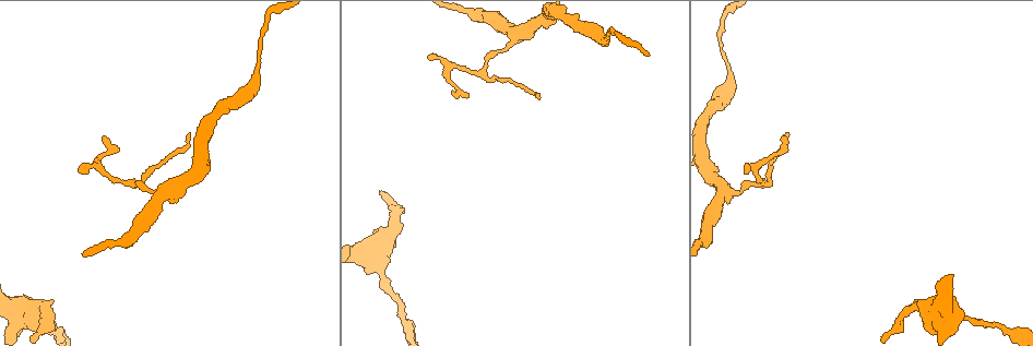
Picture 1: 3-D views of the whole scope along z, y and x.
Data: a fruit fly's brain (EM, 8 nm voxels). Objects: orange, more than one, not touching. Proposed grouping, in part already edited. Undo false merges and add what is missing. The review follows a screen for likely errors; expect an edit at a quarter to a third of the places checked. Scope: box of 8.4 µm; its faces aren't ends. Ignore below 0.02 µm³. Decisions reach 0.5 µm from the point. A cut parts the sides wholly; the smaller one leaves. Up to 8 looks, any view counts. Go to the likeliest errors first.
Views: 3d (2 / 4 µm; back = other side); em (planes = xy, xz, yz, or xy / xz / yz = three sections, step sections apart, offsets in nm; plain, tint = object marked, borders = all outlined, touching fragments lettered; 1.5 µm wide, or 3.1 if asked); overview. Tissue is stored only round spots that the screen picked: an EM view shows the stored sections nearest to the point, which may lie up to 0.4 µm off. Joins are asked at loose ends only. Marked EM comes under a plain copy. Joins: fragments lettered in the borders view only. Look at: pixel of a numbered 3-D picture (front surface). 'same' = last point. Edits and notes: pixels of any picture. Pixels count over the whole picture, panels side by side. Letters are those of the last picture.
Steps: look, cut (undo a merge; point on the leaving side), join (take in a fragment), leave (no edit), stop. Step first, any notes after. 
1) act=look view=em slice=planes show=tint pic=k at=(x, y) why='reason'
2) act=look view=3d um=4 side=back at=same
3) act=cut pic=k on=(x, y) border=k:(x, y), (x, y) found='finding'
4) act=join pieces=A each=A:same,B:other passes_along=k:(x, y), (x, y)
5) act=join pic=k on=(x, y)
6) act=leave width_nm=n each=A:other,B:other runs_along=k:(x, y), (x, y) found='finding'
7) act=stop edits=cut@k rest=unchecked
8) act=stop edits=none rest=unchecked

act=look view=3d um=2 pic=1 at=(787, 134) why='tapers out'

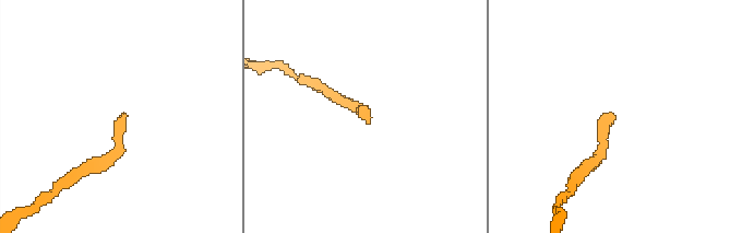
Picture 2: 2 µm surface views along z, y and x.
act=look view=em slice=planes show=borders pic=2 at=(609, 113) why='now the EM'

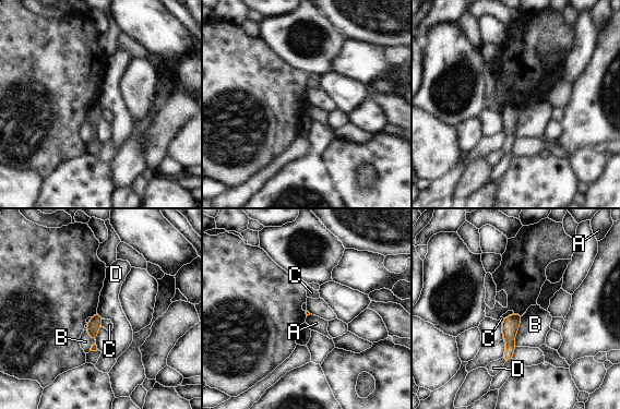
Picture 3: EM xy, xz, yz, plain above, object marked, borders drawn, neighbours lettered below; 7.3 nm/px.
act=leave each=A:other,B:other,C:other,D:other border=3:(97, 311), (103, 317) found='no lettered fragment goes on from it'

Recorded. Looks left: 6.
act=look view=3d um=4 pic=1 at=(747, 170) why='tapers out'

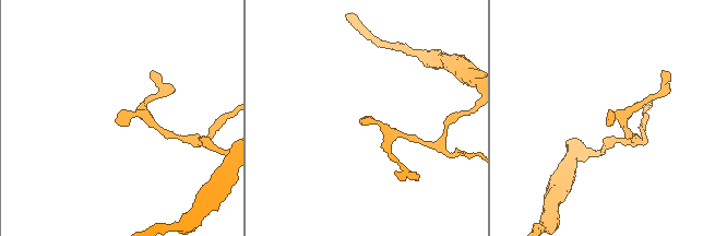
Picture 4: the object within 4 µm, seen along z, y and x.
act=look view=em slice=planes show=borders pic=4 at=(116, 121)

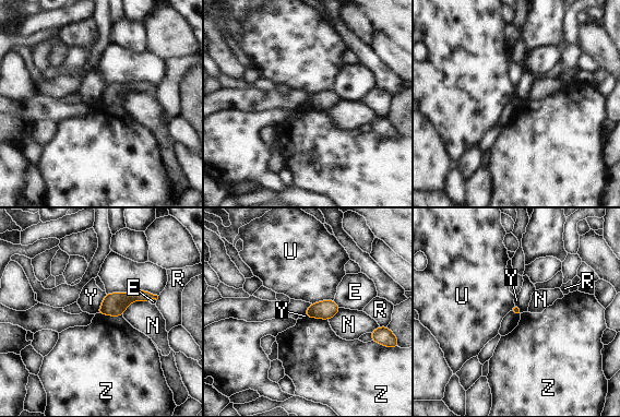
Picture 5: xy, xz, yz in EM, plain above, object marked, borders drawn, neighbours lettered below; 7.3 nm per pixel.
act=leave each=E:other,N:other,R:other,U:other,Y:other,Z:other border=5:(106, 294), (96, 312) found='no lettered fragment goes on from it'

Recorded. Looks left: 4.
act=look view=3d um=4 pic=1 at=(396, 299) why='a narrow waist'

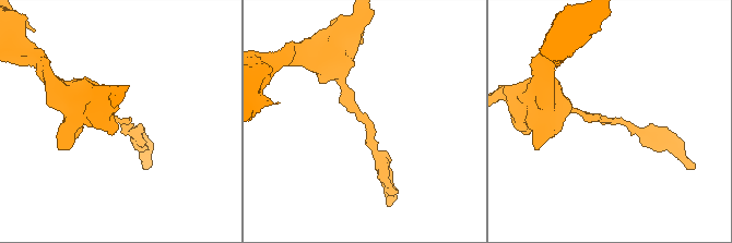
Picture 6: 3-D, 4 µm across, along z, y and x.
act=look view=em slice=xz step=8 show=tint pic=6 at=(607, 119) arm_widths_nm=170,180

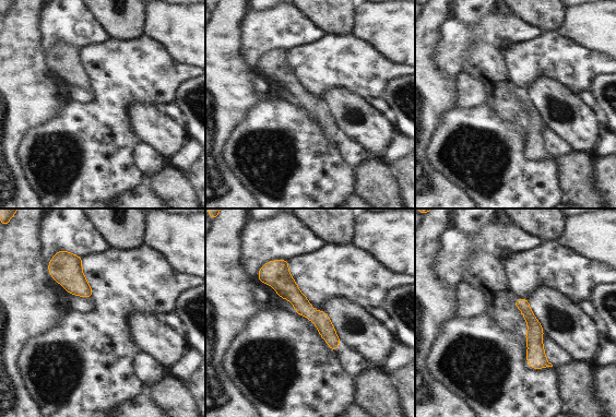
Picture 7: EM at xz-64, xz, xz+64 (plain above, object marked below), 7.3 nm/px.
act=look view=em slice=planes show=borders at=same why='cut it another way'

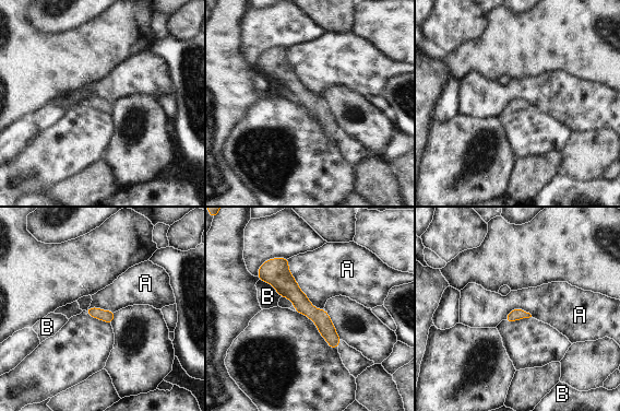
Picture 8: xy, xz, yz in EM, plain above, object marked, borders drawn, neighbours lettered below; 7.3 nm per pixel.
act=leave width_nm=90 each=A:other,B:other found='all the same cell'

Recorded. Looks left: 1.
act=stop edits=none rest=unchecked

